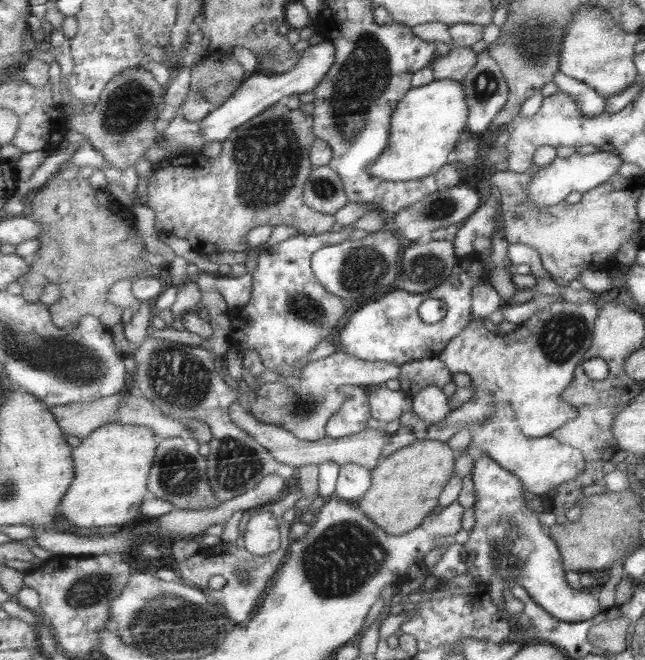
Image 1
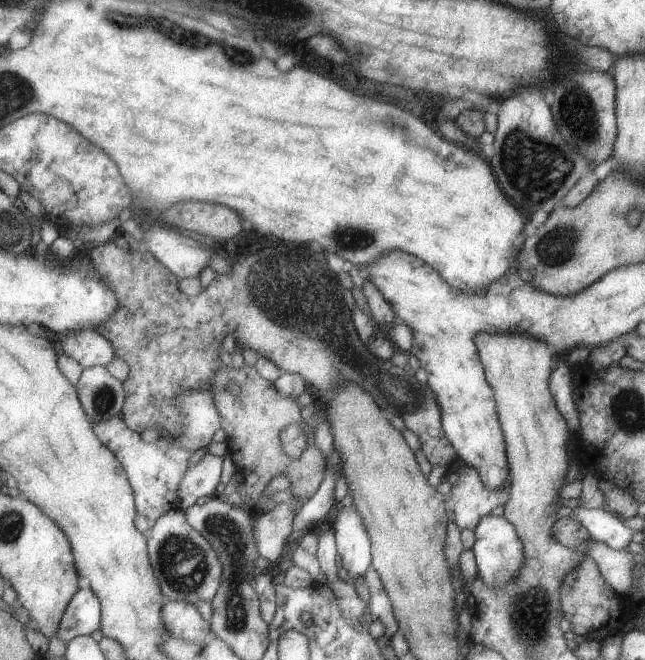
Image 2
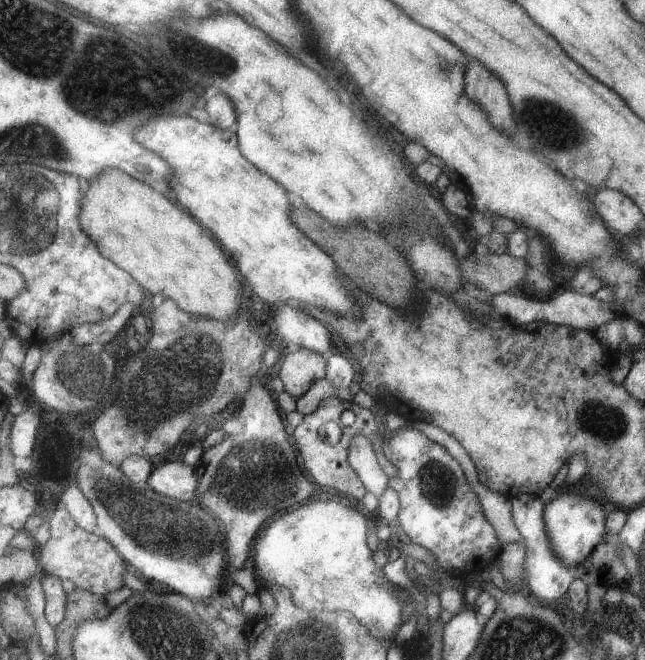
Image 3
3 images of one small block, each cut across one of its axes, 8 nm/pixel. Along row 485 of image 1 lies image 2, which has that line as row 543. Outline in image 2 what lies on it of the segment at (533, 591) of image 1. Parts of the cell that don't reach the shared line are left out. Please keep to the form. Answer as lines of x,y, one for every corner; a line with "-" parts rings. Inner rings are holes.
485,516
475,530
475,543
472,547
478,562
478,576
489,588
509,586
525,568
525,546
516,526
505,516

